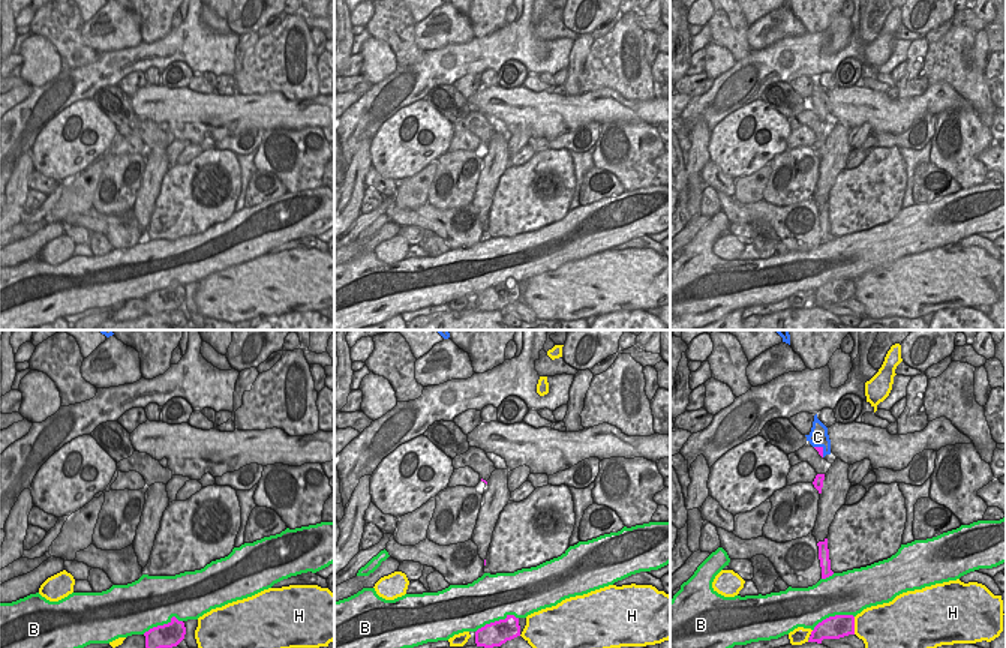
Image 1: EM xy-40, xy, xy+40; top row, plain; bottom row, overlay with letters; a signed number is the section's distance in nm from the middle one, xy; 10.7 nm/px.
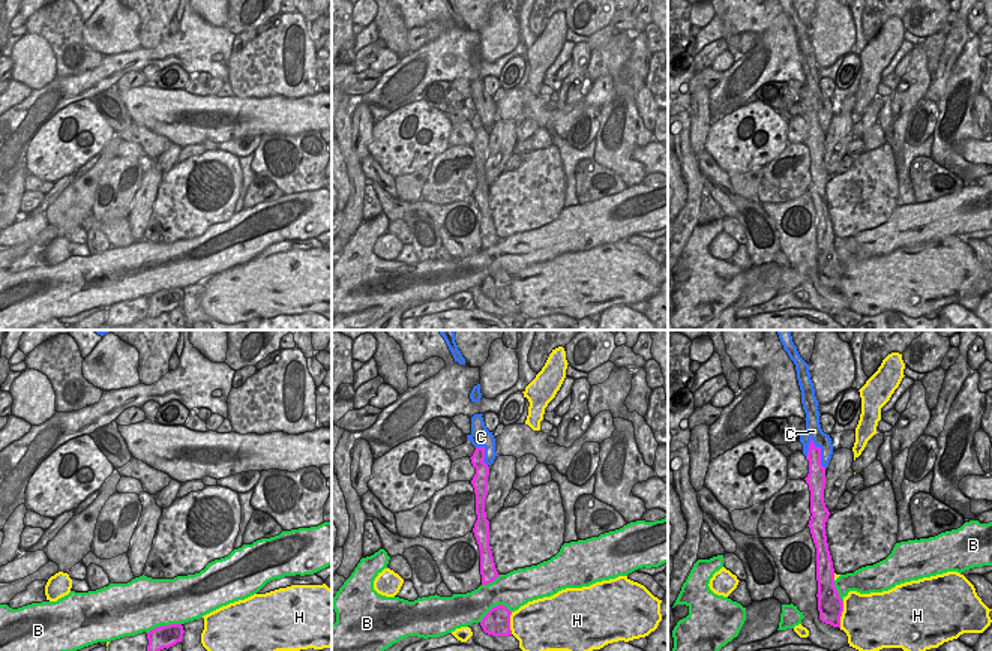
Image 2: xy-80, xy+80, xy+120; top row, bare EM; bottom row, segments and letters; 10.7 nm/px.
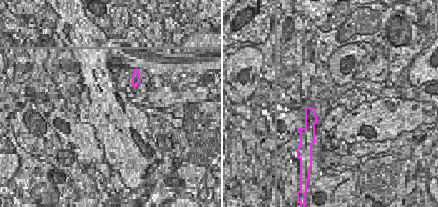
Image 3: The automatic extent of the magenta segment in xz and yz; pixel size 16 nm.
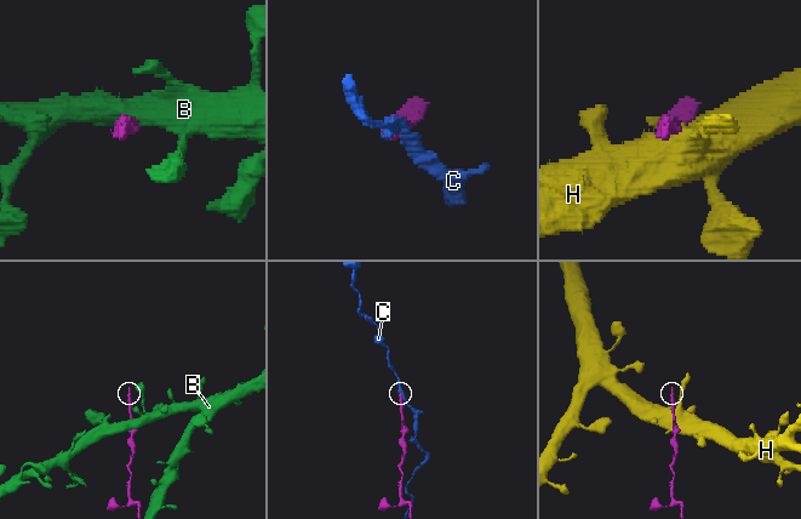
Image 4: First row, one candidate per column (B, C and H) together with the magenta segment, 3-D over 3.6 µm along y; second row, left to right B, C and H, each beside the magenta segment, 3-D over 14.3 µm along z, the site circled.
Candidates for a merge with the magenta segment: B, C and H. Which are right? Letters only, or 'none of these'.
none of these.

